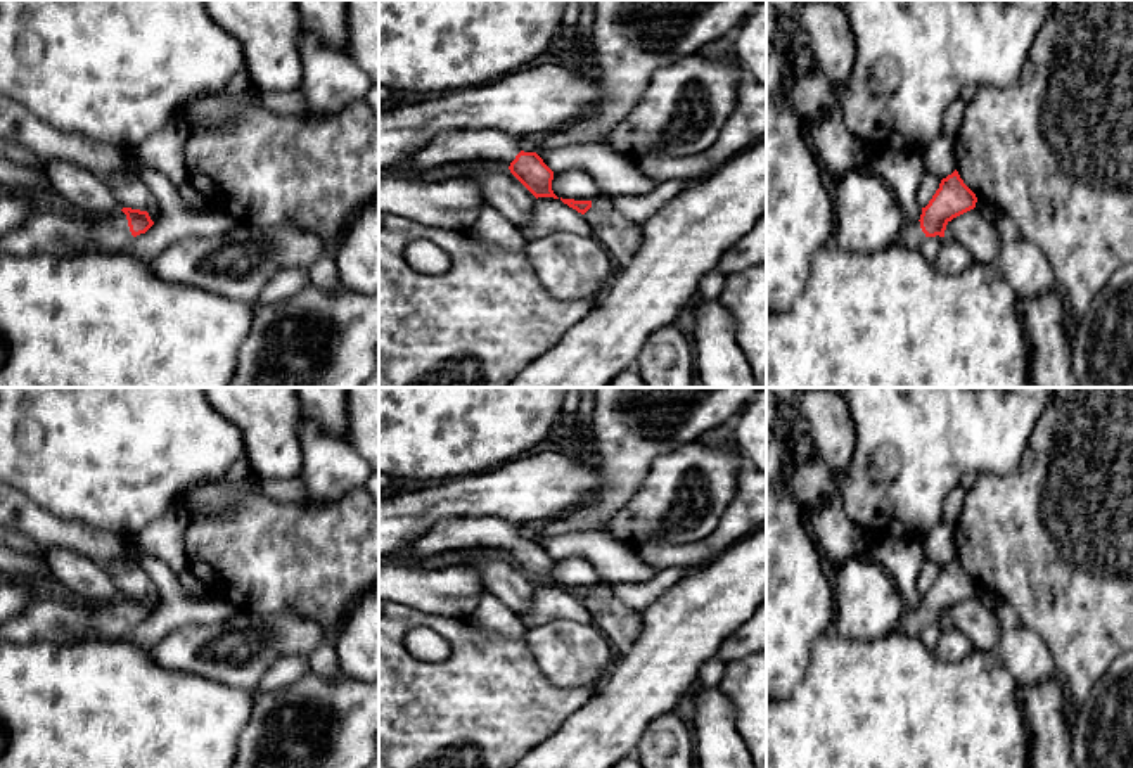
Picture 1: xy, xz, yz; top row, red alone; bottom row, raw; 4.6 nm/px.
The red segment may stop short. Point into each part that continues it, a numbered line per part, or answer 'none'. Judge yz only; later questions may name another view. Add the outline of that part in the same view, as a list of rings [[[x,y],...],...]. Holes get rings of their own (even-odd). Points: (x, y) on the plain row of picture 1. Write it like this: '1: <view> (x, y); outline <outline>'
1: yz (910, 623); outline [[[920,609],[905,611],[901,619],[898,621],[894,631],[903,631],[913,638],[919,638],[922,630],[925,628],[925,621],[920,616]]]

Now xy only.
1: xy (56, 621); outline [[[119,597],[104,605],[57,600],[33,602],[22,614],[0,624],[0,642],[119,642],[135,624]]]

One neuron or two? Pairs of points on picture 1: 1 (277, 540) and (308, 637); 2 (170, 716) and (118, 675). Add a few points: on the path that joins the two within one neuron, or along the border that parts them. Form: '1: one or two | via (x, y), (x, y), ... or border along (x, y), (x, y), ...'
1: two | border along (260, 614), (296, 611), (313, 618), (326, 630)
2: one | via (158, 715), (130, 687)

